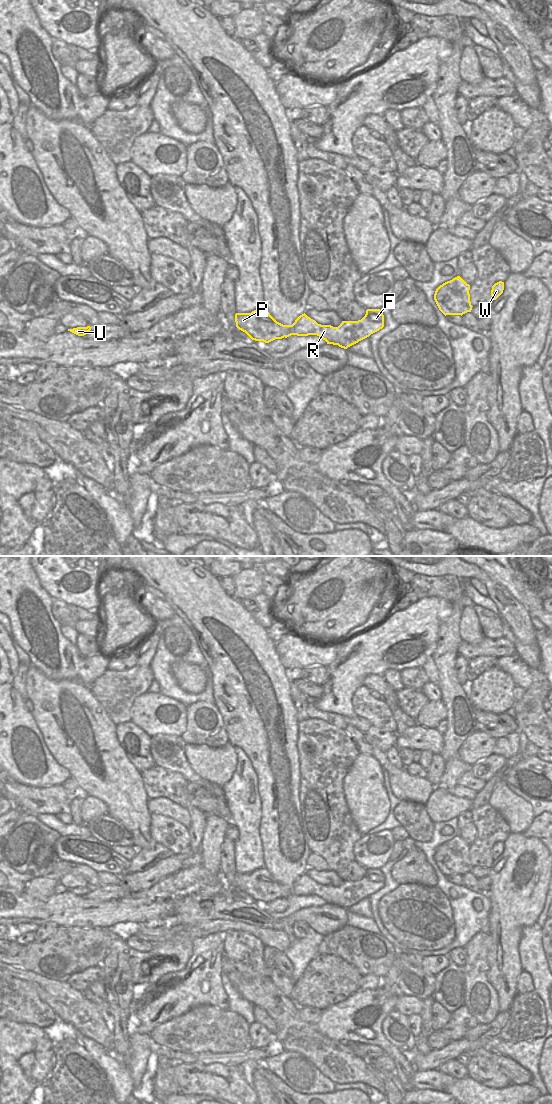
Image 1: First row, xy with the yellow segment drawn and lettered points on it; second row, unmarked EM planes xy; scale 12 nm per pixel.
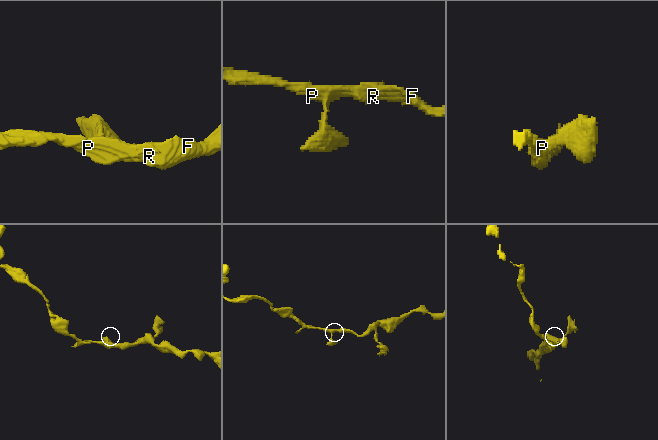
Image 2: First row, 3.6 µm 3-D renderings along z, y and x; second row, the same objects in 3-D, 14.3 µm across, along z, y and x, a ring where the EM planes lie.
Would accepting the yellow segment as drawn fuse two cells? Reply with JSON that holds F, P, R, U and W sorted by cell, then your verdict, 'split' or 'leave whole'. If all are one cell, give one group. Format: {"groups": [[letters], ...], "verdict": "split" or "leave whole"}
{"groups": [["F", "P", "R", "U", "W"]], "verdict": "leave whole"}

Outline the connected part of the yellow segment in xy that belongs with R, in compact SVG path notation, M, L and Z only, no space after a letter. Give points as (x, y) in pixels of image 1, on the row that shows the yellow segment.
M265 307L251 313L236 313L236 327L245 332L252 340L269 343L275 339L291 335L317 335L327 344L348 347L369 337L384 327L384 315L380 309L367 309L365 316L358 321L342 321L338 327L321 325L308 317L300 315L292 325L277 322Z

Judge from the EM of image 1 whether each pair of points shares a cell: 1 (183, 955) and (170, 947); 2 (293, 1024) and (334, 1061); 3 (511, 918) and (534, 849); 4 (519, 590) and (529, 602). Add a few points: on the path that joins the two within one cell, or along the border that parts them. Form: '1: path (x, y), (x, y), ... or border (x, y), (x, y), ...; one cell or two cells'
1: path (180, 952), (173, 949); one cell
2: path (303, 1034), (324, 1053); one cell
3: path (516, 901), (518, 893), (537, 873), (537, 866); one cell
4: path (521, 593), (527, 599); one cell

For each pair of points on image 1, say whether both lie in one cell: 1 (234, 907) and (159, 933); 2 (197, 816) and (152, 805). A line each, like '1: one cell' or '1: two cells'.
1: two cells
2: two cells

